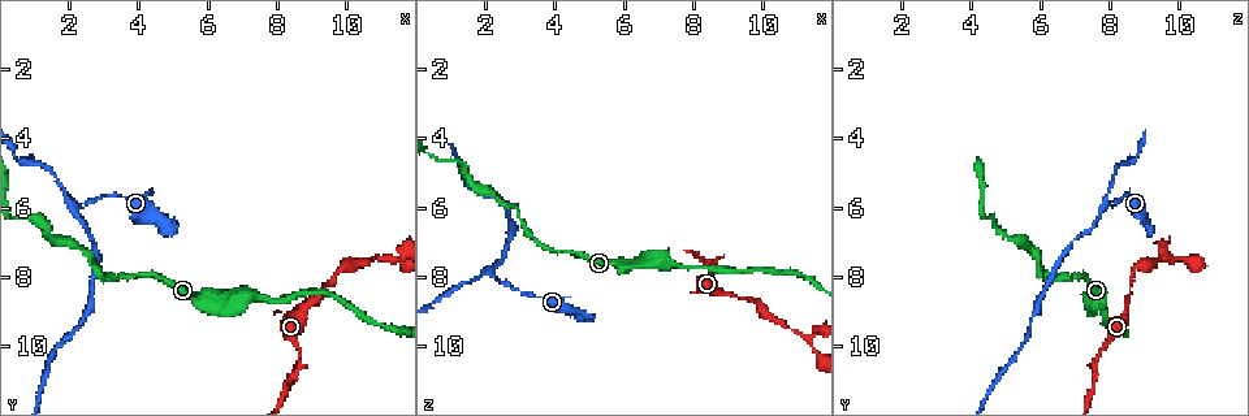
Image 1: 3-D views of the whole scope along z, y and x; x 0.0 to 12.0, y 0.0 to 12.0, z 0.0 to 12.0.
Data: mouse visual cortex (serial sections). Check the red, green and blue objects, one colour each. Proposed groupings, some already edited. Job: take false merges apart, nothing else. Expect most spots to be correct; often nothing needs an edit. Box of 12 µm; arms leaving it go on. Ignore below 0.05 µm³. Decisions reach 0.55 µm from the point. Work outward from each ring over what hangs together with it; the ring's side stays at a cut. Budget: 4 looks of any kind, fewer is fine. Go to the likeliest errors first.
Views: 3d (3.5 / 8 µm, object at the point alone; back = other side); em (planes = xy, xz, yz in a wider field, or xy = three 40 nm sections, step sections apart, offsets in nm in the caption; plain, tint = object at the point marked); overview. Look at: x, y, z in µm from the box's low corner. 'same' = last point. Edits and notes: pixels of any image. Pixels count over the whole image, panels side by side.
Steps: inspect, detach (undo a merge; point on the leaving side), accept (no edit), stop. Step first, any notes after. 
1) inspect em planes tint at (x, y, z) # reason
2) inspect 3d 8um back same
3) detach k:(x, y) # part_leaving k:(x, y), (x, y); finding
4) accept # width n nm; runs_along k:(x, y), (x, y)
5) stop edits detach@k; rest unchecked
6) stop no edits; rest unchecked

inspect 3d 3.5um at (2.1, 5.9, 8.0) # a fork

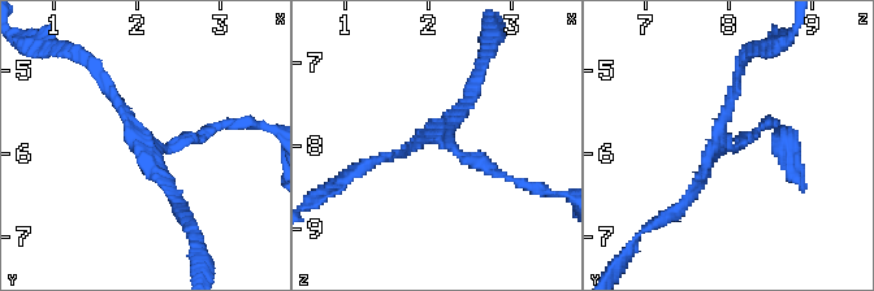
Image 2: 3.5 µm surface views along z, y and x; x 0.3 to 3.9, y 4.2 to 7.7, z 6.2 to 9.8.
inspect em xy step 2 tint at (2.20, 5.95, 7.95) # arms 3; arm_widths 100, 150, 150 nm

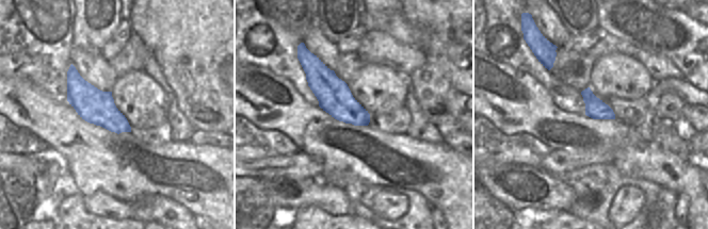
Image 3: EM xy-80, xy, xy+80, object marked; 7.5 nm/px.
accept # runs_along 2:(766, 124), (717, 151), (676, 211); one cell here

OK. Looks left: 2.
inspect 3d 3.5um at (11.3, 7.5, 9.8) # two arms in line, one across

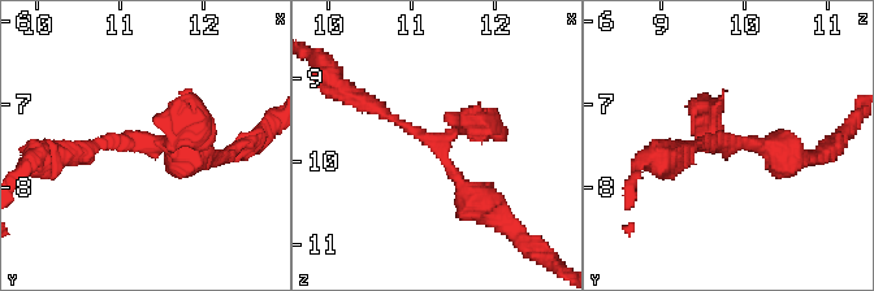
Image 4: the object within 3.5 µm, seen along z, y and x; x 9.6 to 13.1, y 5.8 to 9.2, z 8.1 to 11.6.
inspect em xy step 3 tint at (11.35, 7.50, 9.80) # arms 3; arm_widths 150, 250, 300 nm

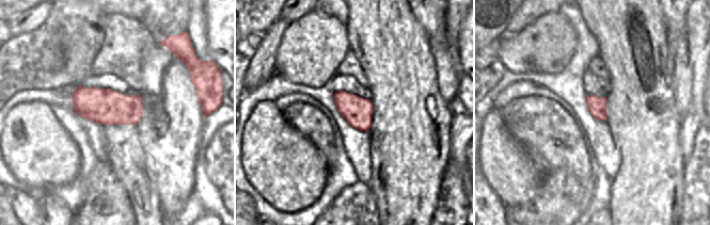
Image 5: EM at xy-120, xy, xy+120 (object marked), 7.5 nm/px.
accept # runs_along 4:(360, 100), (437, 143), (489, 209); all the same cell

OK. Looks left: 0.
stop no edits; rest unchecked

